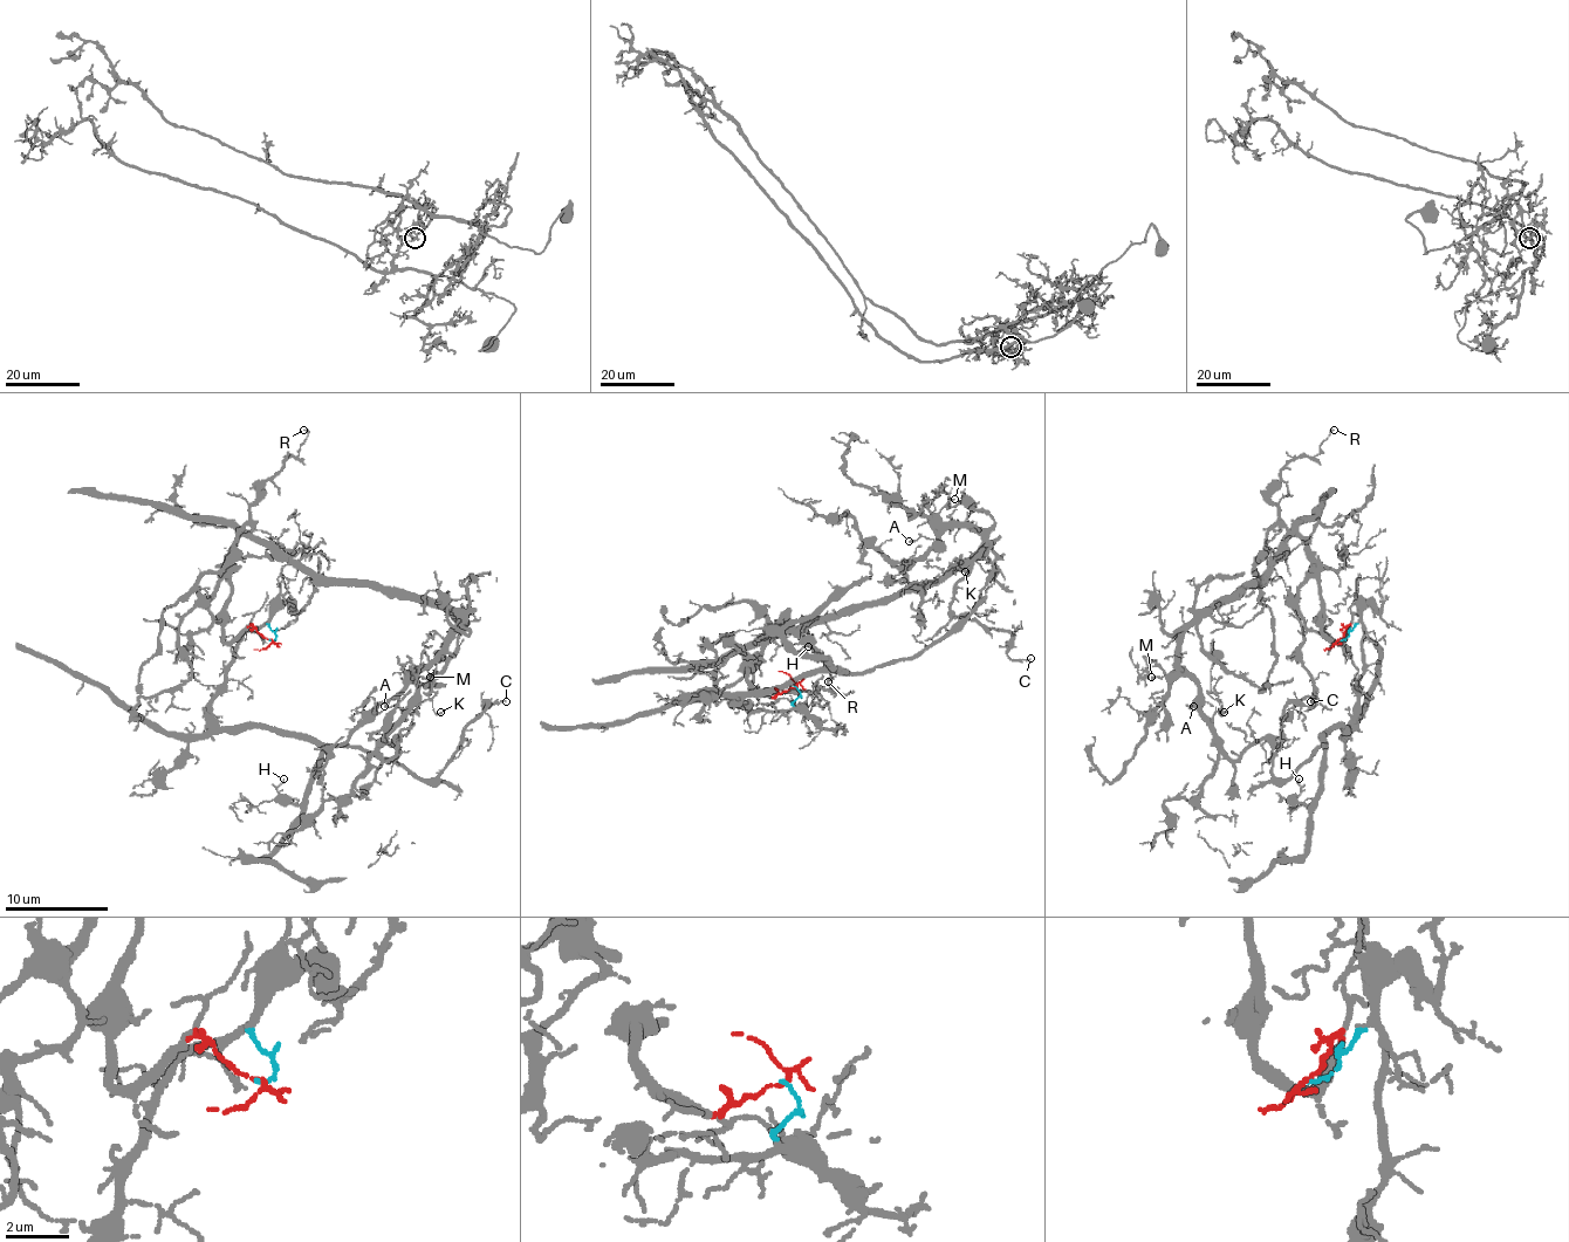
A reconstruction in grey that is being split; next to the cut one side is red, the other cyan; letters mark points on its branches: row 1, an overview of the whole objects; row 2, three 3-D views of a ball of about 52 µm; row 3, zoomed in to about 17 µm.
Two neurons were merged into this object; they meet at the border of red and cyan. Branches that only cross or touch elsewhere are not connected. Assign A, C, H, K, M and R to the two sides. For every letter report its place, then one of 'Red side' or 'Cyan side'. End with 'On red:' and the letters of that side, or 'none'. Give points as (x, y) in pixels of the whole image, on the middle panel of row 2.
A: Place: (909, 541). Red side
C: Place: (1030, 658). Cyan side
H: Place: (808, 646). Cyan side
K: Place: (965, 571). Red side
M: Place: (954, 499). Red side
R: Place: (828, 681). Red side
On red: A, K, M, R

